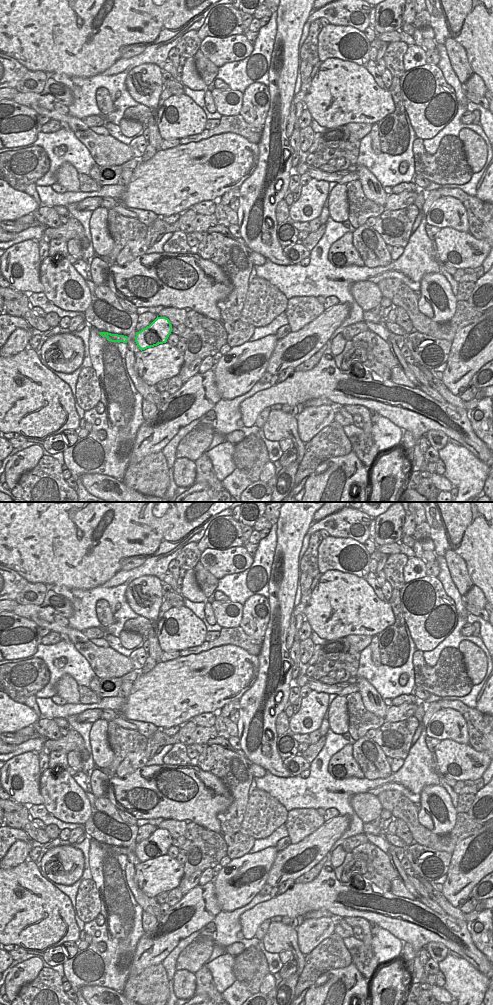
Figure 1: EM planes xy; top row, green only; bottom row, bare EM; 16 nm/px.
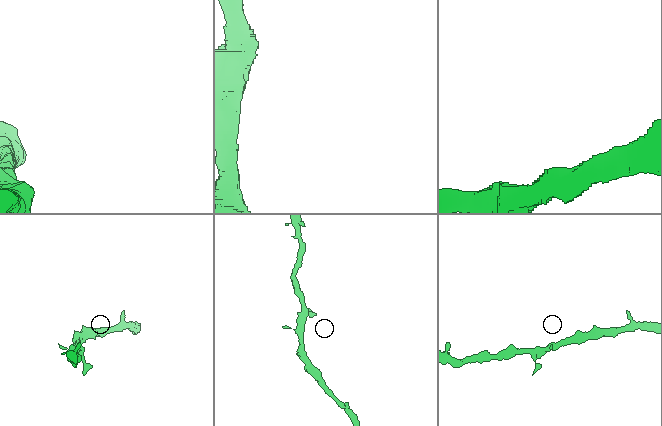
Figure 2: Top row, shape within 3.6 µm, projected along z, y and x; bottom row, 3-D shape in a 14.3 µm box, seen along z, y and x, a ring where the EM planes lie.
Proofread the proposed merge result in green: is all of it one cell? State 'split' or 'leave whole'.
leave whole

